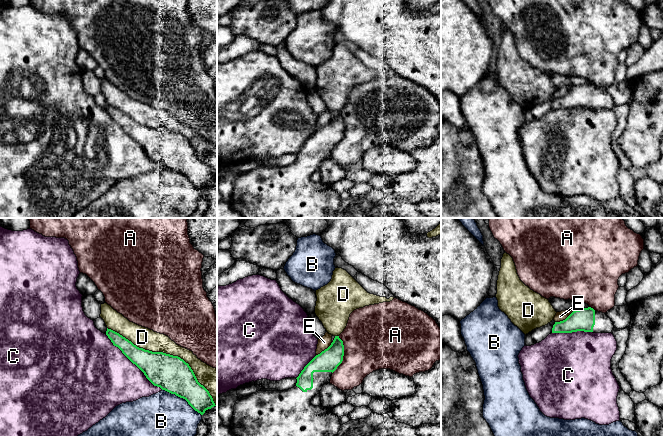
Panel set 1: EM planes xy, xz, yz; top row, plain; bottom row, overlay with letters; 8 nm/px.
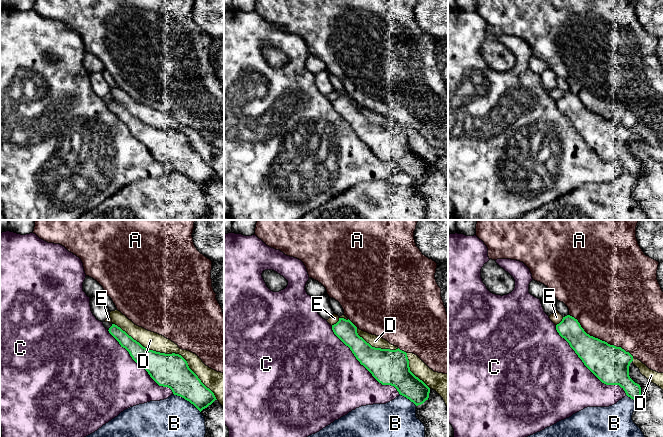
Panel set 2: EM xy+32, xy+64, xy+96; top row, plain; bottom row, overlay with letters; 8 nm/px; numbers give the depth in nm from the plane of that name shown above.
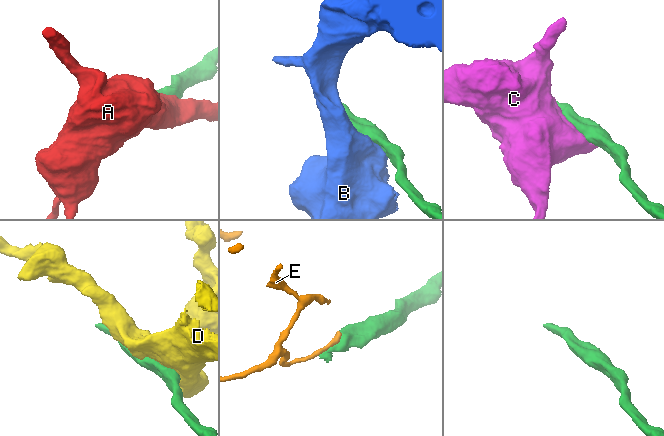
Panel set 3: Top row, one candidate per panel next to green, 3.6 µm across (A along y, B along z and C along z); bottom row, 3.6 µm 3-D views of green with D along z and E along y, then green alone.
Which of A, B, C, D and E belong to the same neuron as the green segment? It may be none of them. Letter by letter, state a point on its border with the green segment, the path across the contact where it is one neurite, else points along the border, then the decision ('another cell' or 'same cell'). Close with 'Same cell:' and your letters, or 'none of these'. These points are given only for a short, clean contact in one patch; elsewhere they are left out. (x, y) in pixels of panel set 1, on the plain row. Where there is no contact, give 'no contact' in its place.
A: meets green in xz at (343, 131); another cell
B: meets green in xy at (182, 173); another cell
C: meets green in xy at (133, 139); another cell
D: meets green in xy at (168, 130); another cell
E: meets green in yz at (565, 95); border along yz (573, 87), (564, 95), (555, 98); another cell
Same cell: none of these

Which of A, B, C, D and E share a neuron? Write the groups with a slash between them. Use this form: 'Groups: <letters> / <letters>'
Groups: A / B / C / D / E

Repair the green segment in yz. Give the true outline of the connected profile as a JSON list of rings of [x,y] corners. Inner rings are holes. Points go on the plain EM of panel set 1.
[[[593,84],[573,87],[565,96],[555,98],[552,109],[572,109],[577,107],[611,109],[614,104],[611,95]]]

